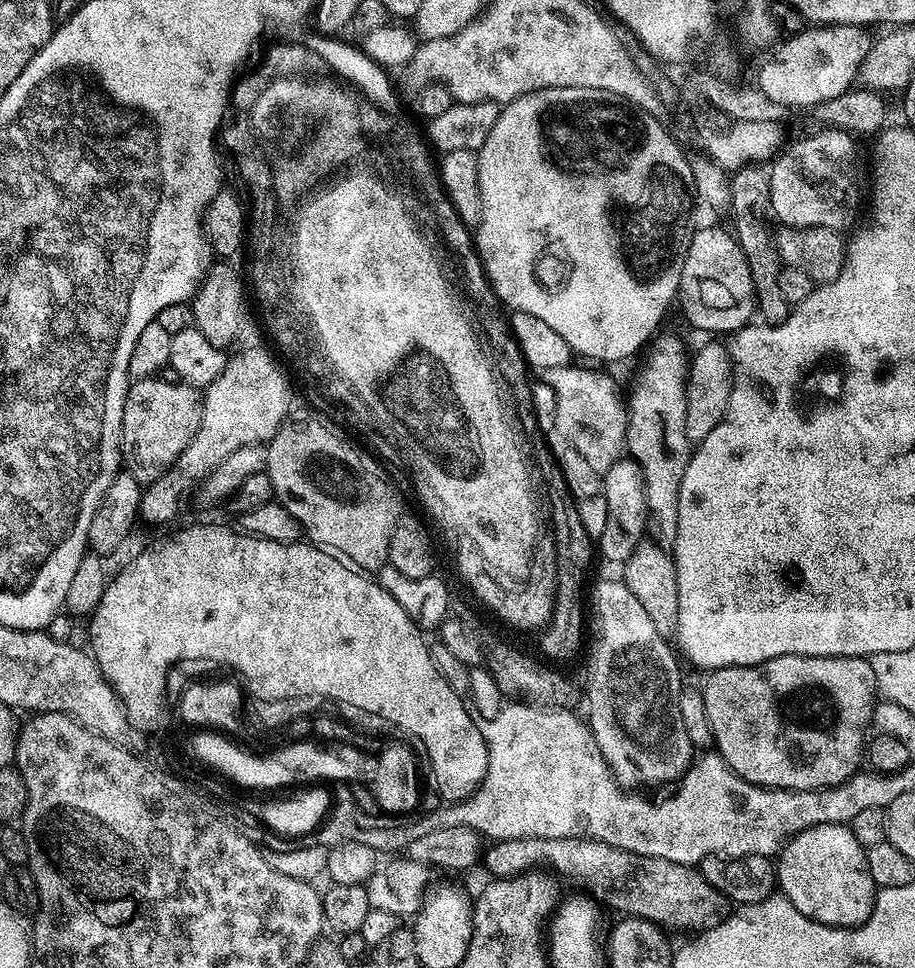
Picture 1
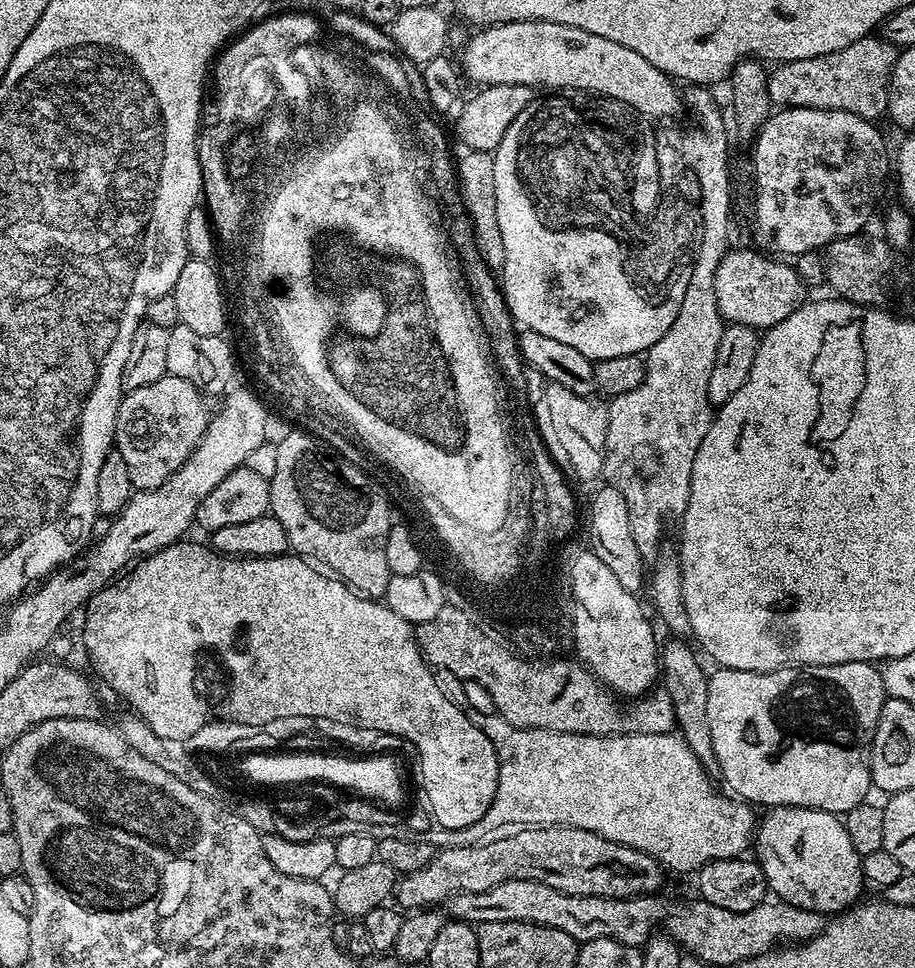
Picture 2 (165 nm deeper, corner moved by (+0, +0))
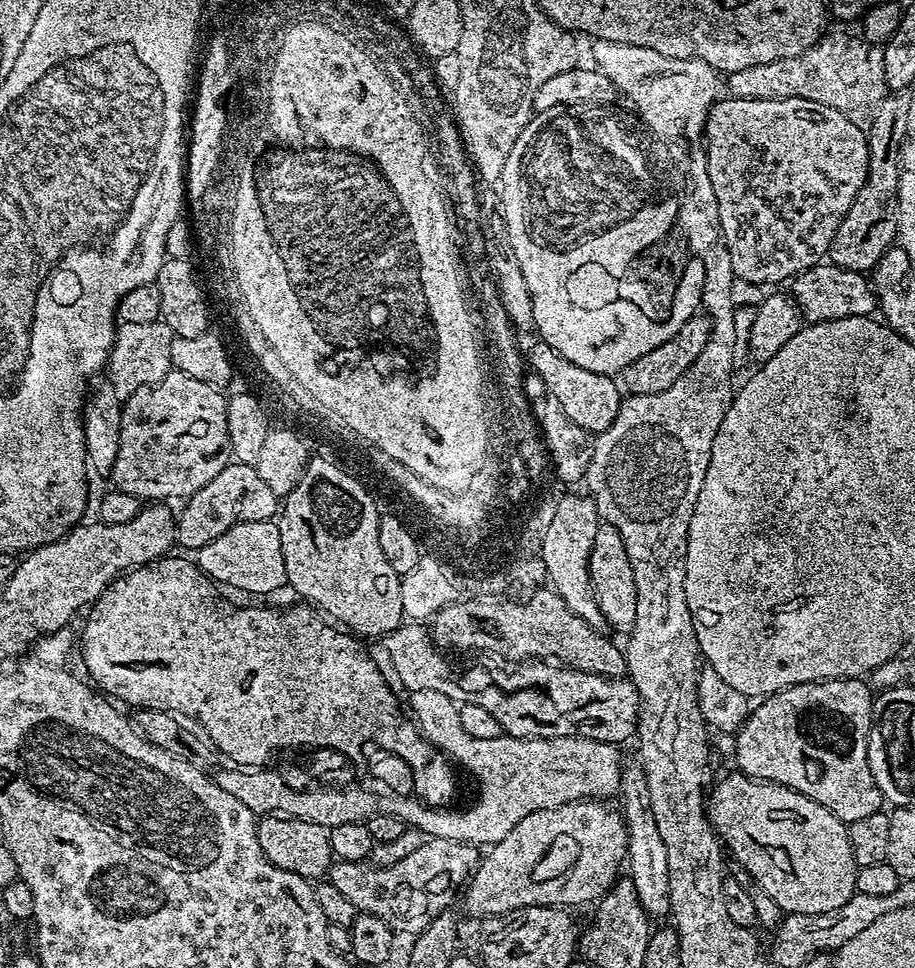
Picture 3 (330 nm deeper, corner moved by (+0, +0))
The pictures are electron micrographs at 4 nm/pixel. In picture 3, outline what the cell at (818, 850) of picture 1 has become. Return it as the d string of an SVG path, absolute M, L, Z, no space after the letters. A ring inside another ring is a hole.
M732 770L729 776L719 780L720 777L711 785L706 800L708 819L712 821L716 835L727 848L731 859L737 860L746 866L746 870L750 870L750 874L754 874L754 882L758 882L758 886L762 886L762 890L778 902L781 913L826 914L826 910L838 910L838 906L846 906L846 902L850 902L850 898L857 893L857 867L850 850L847 824L830 814L826 806L806 798L806 794L795 792L793 788L755 780L739 770Z

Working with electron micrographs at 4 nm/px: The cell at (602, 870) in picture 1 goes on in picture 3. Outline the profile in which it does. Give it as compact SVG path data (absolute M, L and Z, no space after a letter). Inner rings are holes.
M428 838L422 846L418 846L418 850L414 850L414 854L406 854L402 862L394 862L394 866L389 868L369 866L364 862L336 860L329 868L326 878L349 902L354 904L357 913L365 912L374 914L374 918L382 918L382 922L389 924L397 934L403 932L419 934L422 930L426 930L426 926L430 926L430 922L434 922L434 918L438 918L438 914L447 912L453 907L451 904L456 891L459 893L468 884L481 857L481 849L475 844L454 842L450 838Z

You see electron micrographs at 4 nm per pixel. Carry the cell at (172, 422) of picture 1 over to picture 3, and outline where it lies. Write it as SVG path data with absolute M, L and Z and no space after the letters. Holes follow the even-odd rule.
M175 370L162 382L134 390L122 404L122 434L118 438L118 458L114 458L111 483L118 491L134 495L141 502L173 502L193 496L206 482L211 482L233 459L230 434L227 432L225 394L214 384L198 382Z

